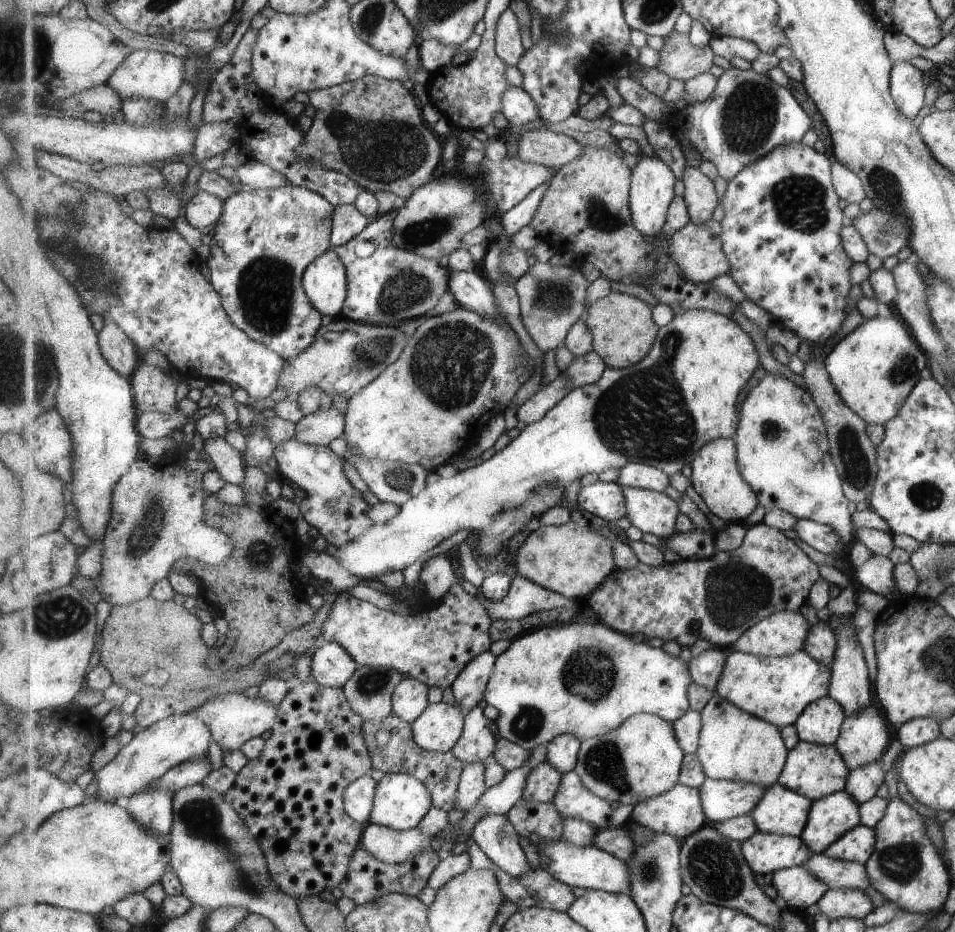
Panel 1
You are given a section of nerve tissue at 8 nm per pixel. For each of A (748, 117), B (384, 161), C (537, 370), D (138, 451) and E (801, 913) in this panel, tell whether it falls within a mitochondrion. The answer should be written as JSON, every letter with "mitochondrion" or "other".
{"A":"mitochondrion","B":"mitochondrion","C":"other","D":"other","E":"other"}

